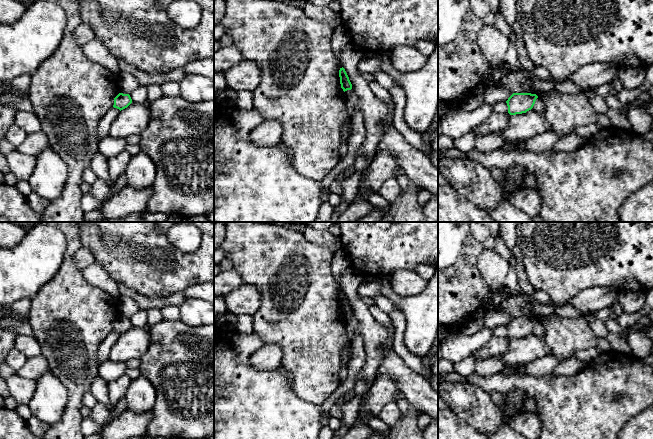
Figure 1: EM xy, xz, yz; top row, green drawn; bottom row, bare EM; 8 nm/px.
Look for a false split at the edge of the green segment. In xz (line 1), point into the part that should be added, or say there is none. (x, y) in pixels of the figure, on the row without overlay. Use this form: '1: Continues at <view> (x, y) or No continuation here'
1: No continuation here

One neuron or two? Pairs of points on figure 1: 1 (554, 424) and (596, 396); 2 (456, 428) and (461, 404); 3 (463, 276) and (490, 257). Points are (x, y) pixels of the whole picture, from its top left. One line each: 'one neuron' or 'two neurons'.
1: one neuron
2: two neurons
3: two neurons

